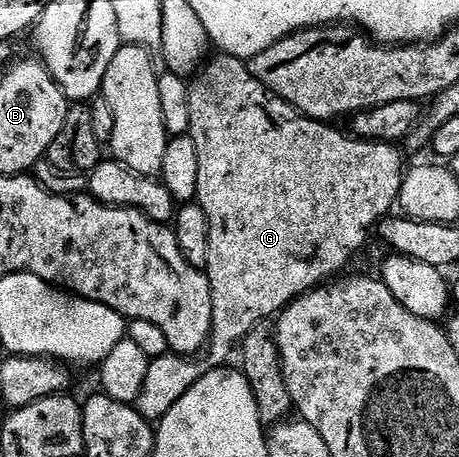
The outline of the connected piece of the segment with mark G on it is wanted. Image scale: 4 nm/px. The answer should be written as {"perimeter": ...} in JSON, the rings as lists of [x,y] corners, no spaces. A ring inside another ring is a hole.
{"perimeter":[[[219,53],[217,57],[214,59],[211,57],[190,82],[192,124],[189,136],[196,144],[196,156],[200,156],[200,180],[198,181],[196,201],[204,208],[204,216],[208,216],[208,264],[204,269],[212,292],[210,340],[204,350],[206,362],[197,362],[199,360],[197,357],[183,356],[173,352],[150,359],[148,376],[144,379],[143,387],[140,388],[140,396],[136,396],[132,405],[135,410],[140,412],[140,416],[144,416],[152,424],[161,422],[162,417],[176,404],[176,400],[180,400],[180,396],[184,396],[184,392],[188,392],[188,388],[197,384],[209,370],[225,367],[229,363],[226,361],[233,354],[235,357],[236,351],[248,336],[248,332],[252,332],[252,328],[269,323],[271,319],[281,314],[290,303],[295,302],[301,294],[307,294],[308,291],[323,285],[327,280],[341,275],[343,273],[341,270],[365,248],[366,241],[370,238],[370,229],[373,226],[375,229],[382,219],[393,211],[390,209],[395,209],[404,177],[403,151],[397,145],[389,142],[365,142],[363,138],[351,136],[349,133],[347,133],[348,135],[341,134],[340,131],[333,130],[335,128],[333,125],[317,122],[307,114],[301,114],[298,109],[290,106],[280,96],[276,96],[271,90],[264,88],[264,84],[260,84],[260,80],[256,80],[252,76],[252,72],[243,59],[233,58],[230,54],[224,53]]]}

